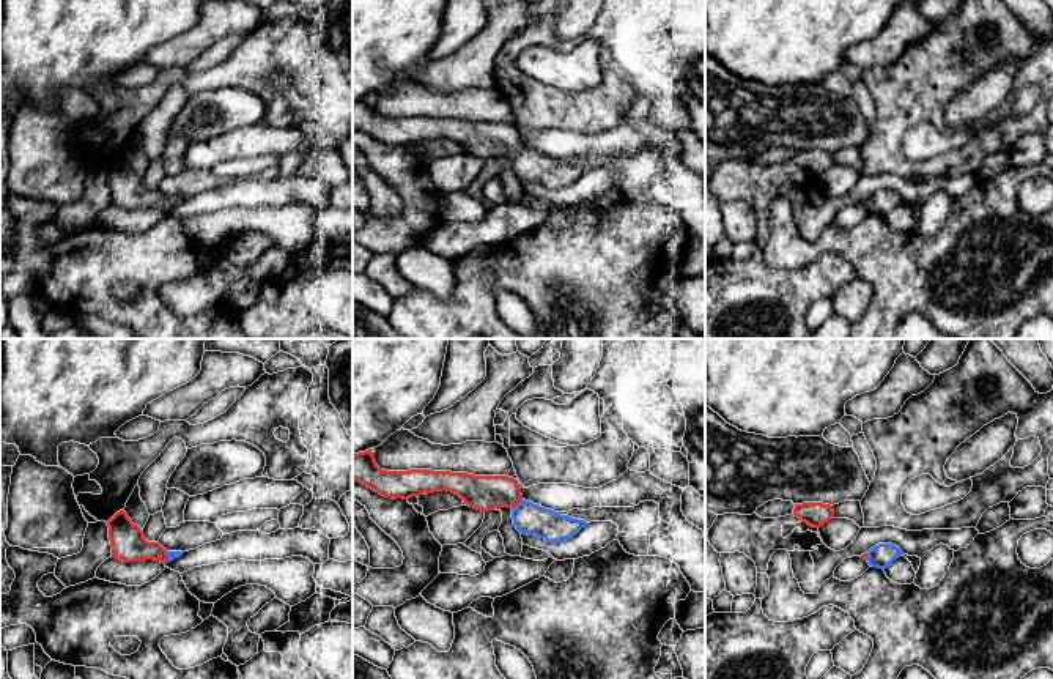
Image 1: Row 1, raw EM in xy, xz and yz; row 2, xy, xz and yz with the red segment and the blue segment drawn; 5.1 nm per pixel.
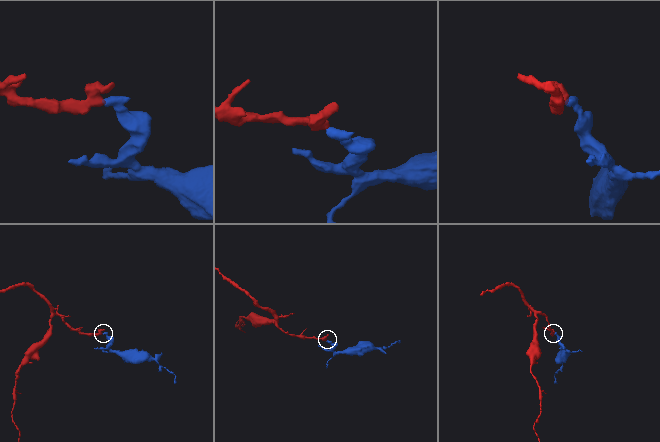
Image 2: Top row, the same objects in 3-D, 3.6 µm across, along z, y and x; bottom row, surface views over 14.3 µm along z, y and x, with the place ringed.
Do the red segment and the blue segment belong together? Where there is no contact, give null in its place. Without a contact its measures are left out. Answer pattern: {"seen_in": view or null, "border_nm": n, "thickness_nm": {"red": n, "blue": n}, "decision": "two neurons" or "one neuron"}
{"seen_in": "xz", "border_nm": 80, "thickness_nm": {"red": 180, "blue": 160}, "decision": "one neuron"}

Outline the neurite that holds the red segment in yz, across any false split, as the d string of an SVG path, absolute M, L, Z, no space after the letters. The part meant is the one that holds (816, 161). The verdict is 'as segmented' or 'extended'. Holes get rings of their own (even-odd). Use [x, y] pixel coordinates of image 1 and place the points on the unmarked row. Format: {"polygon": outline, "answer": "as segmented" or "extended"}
{"polygon": "M823 150L795 151L793 162L812 175L820 175L834 165L833 153Z", "answer": "as segmented"}

